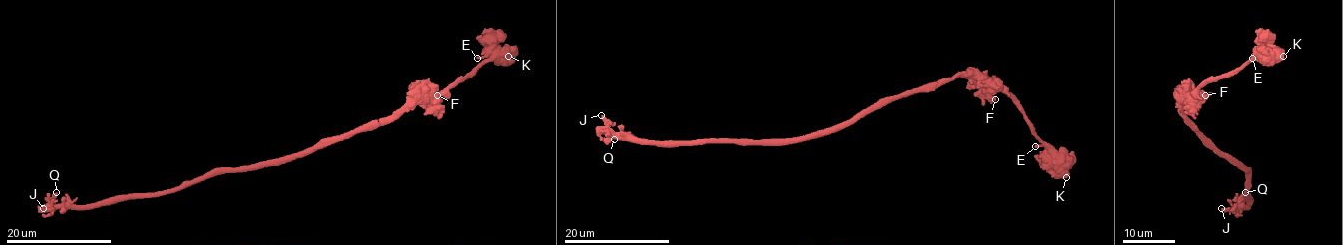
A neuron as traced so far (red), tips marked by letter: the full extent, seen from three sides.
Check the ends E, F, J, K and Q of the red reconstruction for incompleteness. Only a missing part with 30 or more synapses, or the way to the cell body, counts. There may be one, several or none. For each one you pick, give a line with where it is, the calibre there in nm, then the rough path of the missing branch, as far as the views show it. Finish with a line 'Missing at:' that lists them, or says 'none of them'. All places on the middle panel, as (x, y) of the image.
Missing at: none of them

